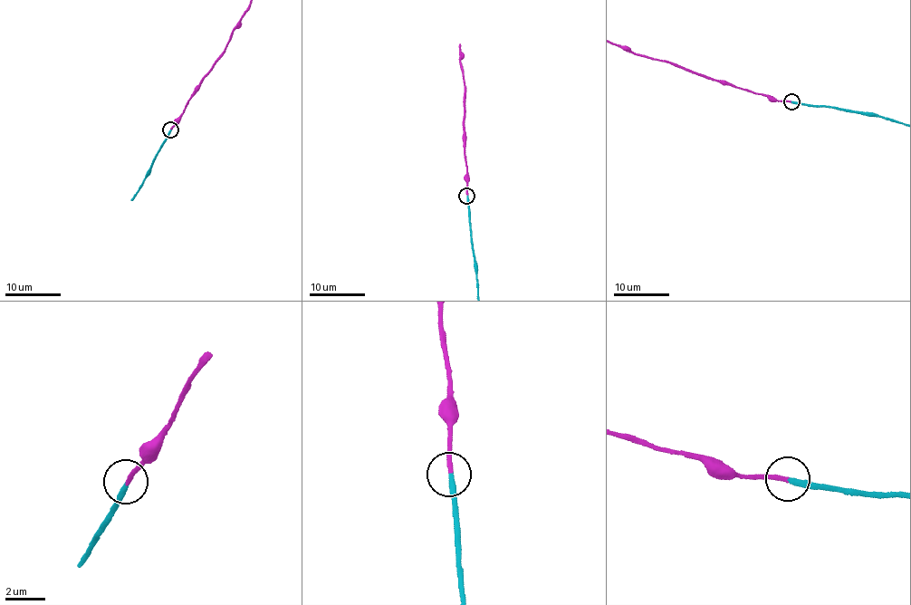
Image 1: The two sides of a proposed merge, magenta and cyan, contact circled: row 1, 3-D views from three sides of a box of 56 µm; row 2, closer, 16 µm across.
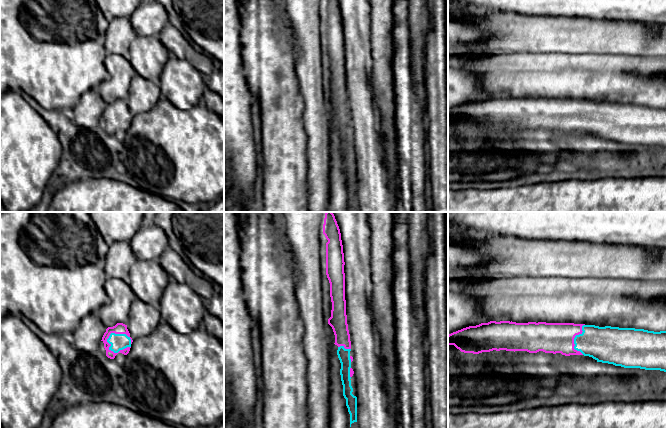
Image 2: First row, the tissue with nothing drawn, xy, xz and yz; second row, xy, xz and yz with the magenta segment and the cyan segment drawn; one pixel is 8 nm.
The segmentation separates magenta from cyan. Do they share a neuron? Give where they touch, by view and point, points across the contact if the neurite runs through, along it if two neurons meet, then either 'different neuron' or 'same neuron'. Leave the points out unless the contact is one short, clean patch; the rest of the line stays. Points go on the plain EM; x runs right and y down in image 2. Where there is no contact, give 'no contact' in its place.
meets magenta in xy at (117, 109); same neuron

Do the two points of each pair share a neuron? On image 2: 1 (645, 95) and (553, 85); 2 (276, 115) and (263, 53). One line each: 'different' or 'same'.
1: same
2: same

